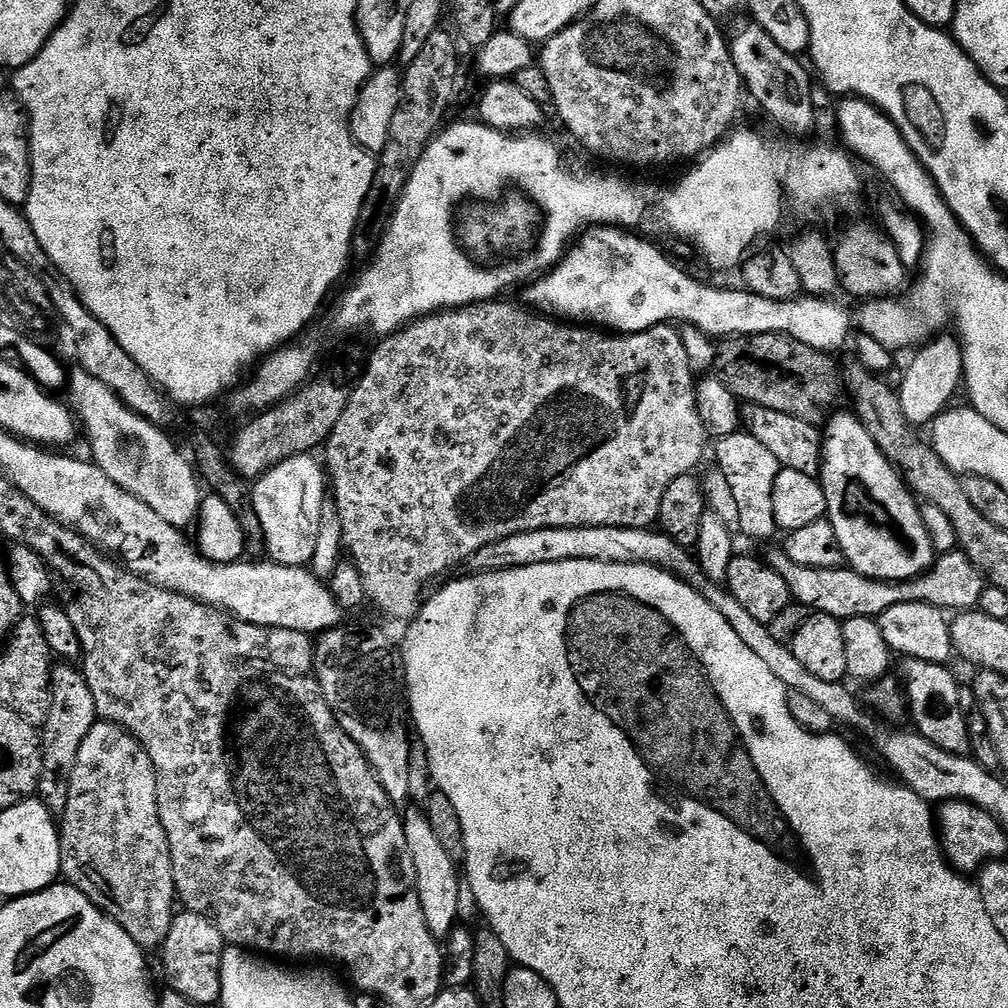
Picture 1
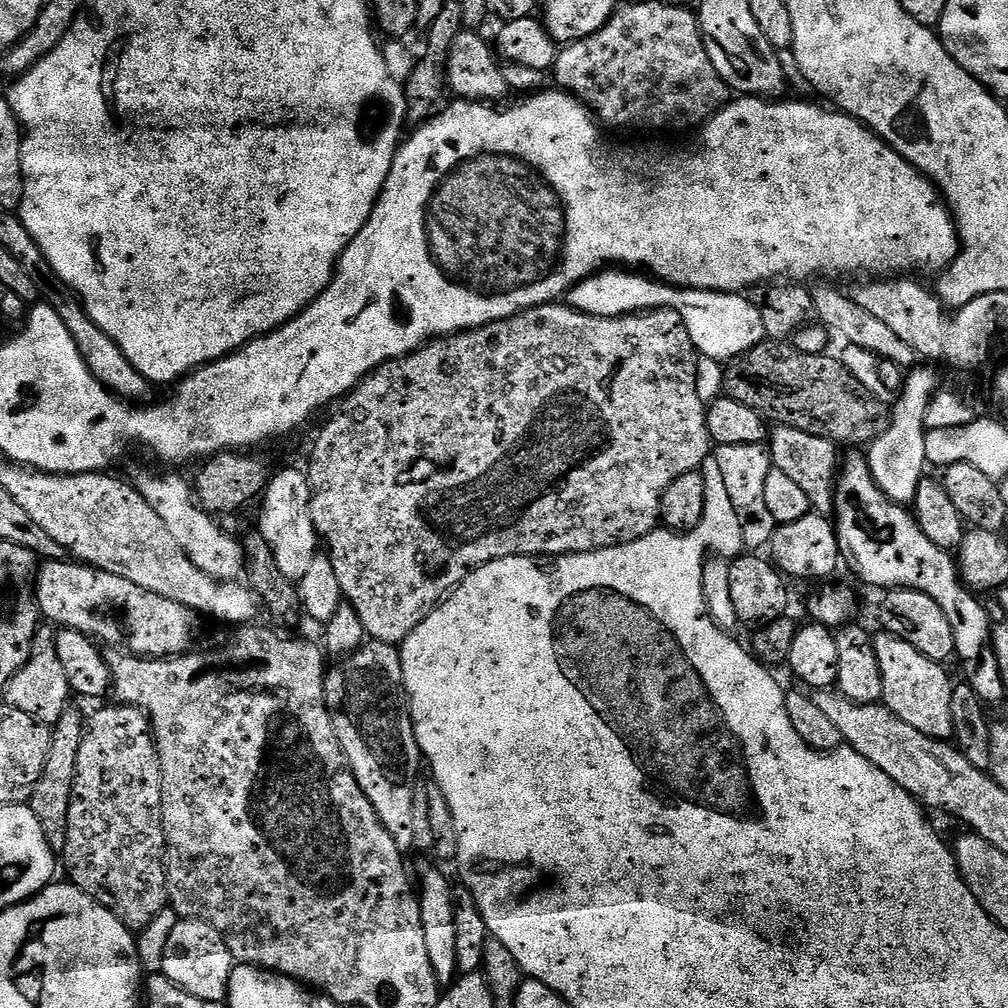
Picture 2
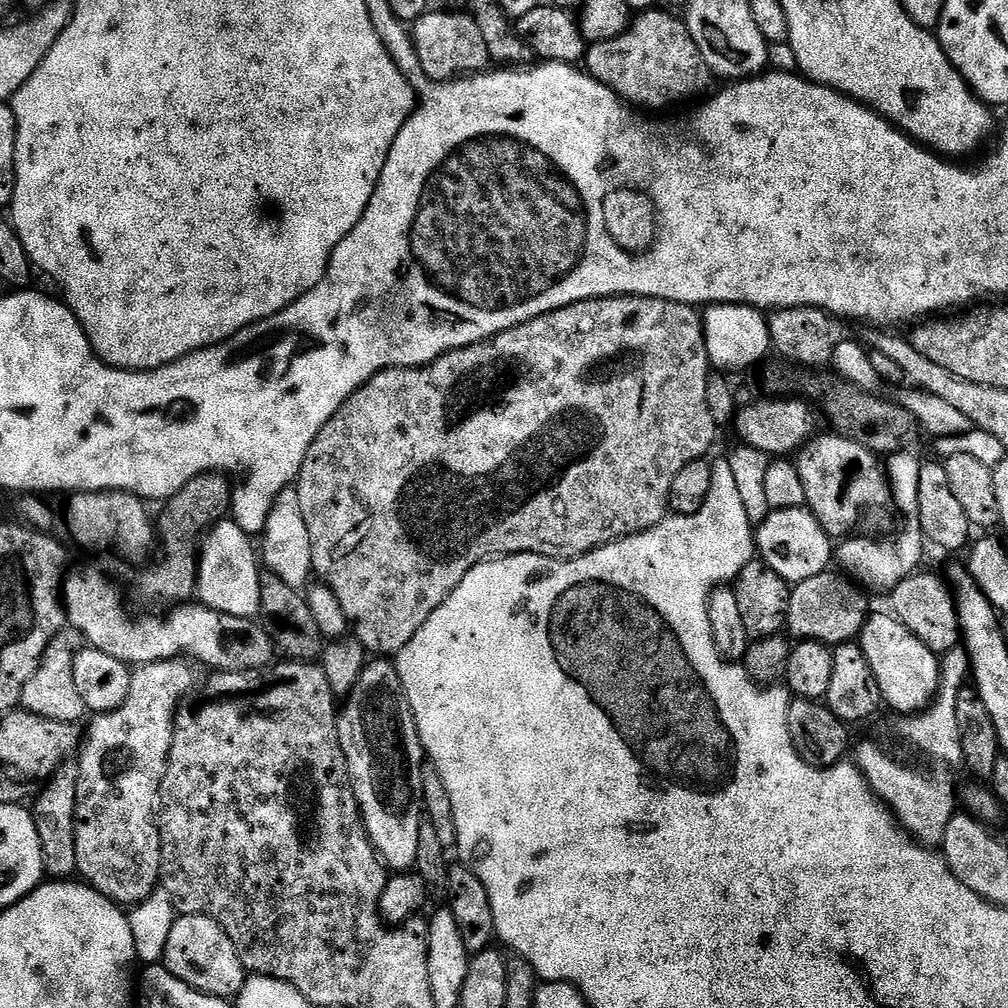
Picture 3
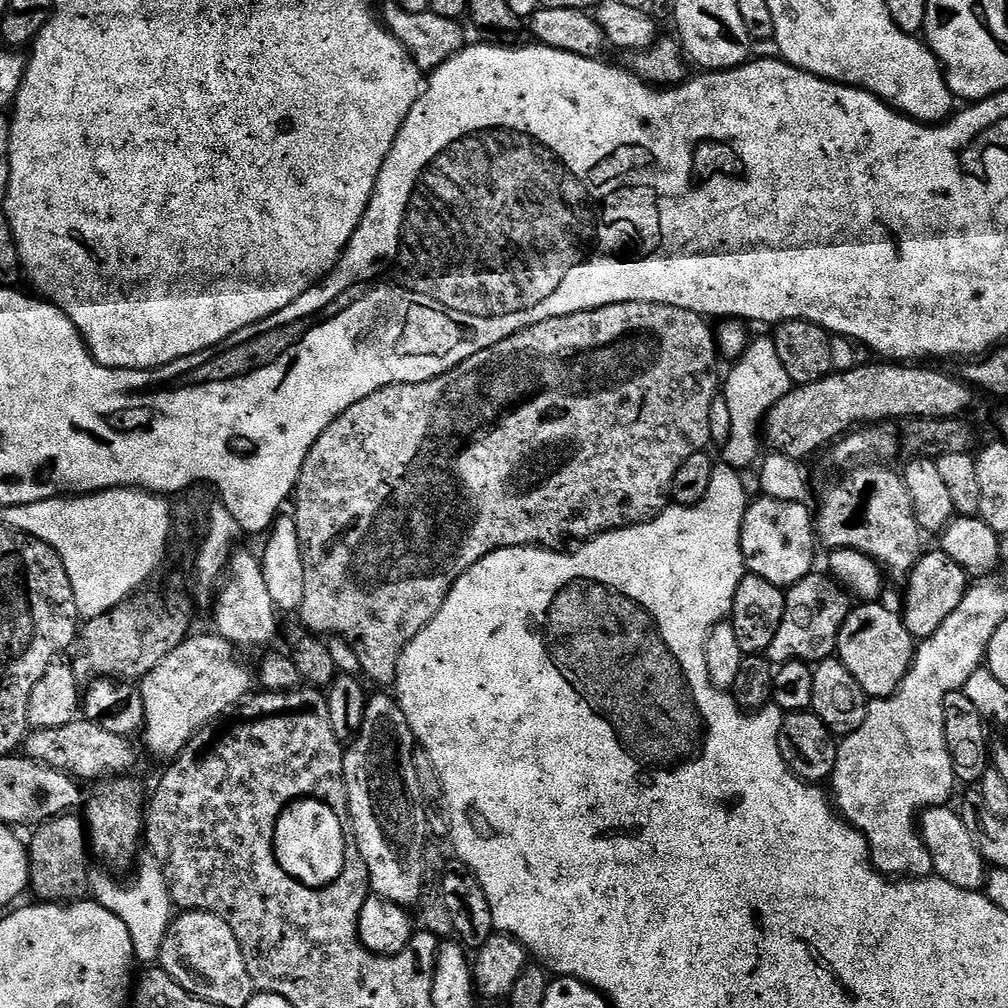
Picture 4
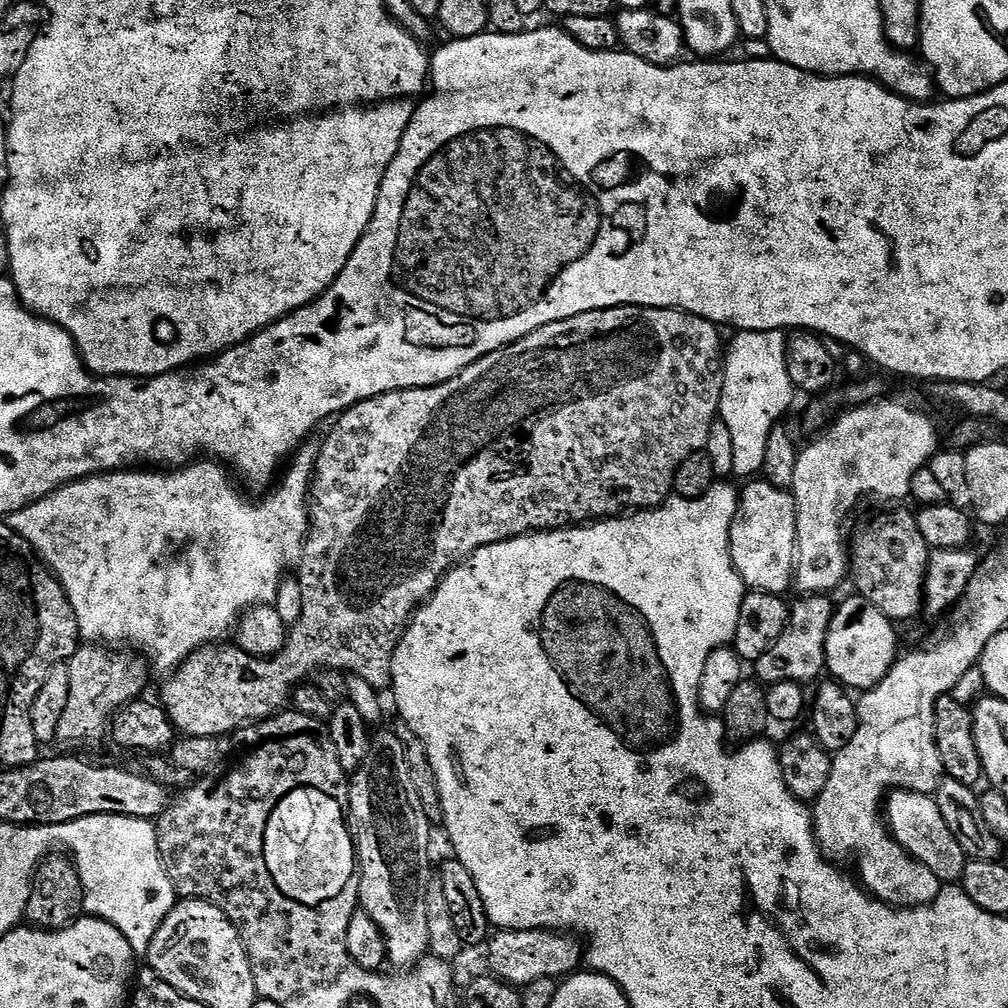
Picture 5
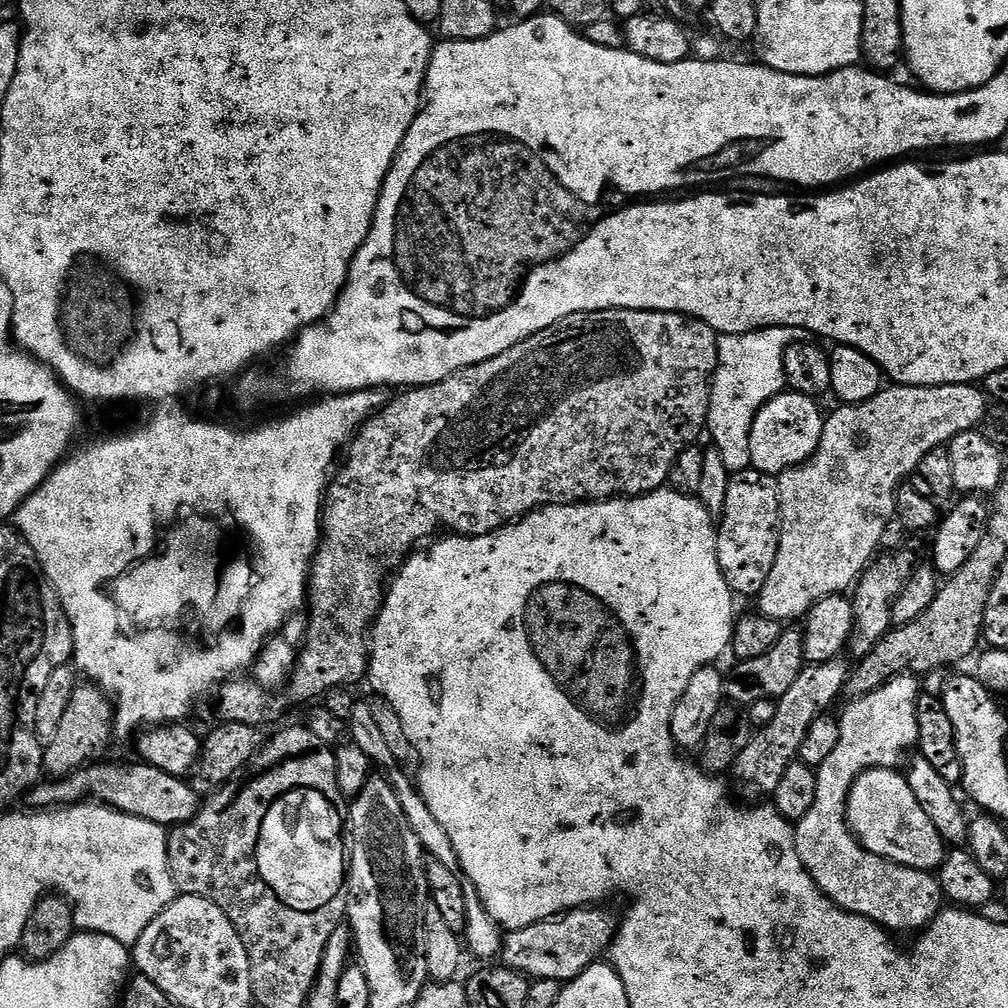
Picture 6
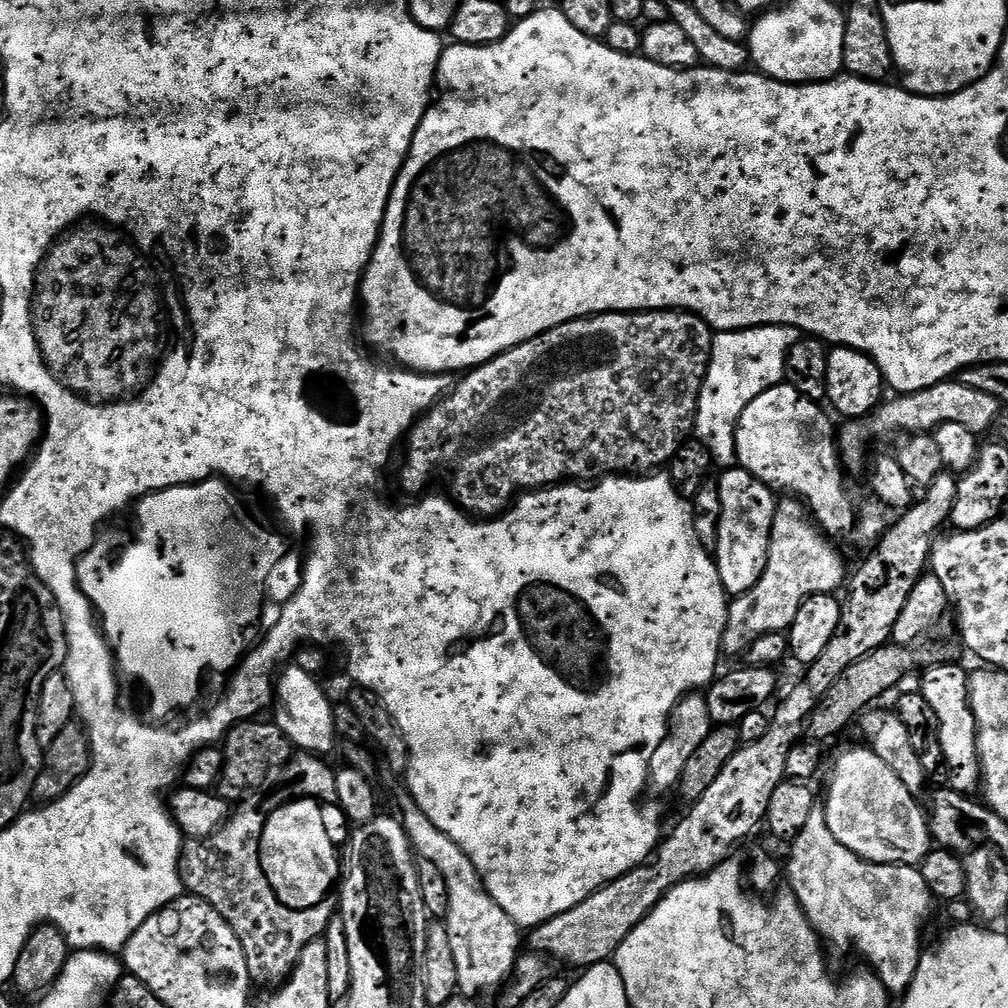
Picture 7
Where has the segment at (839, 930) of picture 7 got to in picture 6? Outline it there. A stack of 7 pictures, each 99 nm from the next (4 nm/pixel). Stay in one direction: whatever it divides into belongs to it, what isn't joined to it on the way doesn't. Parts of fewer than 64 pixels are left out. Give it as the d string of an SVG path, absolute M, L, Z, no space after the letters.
M915 675L896 676L868 695L853 699L853 704L844 713L839 713L838 750L834 750L834 754L830 754L830 758L826 758L826 762L822 762L822 766L816 769L818 795L814 798L814 806L810 806L810 814L806 814L806 818L795 821L794 824L798 854L821 892L830 897L840 908L870 918L892 934L897 934L896 932L916 934L927 928L945 907L946 897L944 891L940 889L939 879L932 872L908 868L905 864L888 860L885 856L868 852L864 848L848 826L848 796L852 793L856 779L864 772L869 772L872 768L899 769L901 767L899 764L905 763L904 755L919 745L918 697L922 692L919 682L921 681Z

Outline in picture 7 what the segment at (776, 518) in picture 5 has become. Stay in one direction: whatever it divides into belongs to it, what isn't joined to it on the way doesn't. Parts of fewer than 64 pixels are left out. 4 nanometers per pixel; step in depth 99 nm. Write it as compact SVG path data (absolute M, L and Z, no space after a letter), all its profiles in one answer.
M739 466L723 469L719 473L718 481L722 514L718 522L718 542L714 549L714 559L725 592L728 593L729 597L735 598L746 594L746 590L754 587L758 578L762 578L762 570L766 570L766 558L770 550L770 530L774 526L778 496L773 489L767 488L758 478L754 478L754 474L750 474L746 469Z

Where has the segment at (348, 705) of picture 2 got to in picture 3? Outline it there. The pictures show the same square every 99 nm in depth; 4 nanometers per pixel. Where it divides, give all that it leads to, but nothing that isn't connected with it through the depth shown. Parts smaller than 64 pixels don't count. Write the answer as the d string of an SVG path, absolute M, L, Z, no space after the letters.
M372 658L365 663L362 674L354 686L354 690L343 701L336 717L336 729L340 745L344 751L344 757L348 763L348 778L352 786L352 793L356 795L356 804L360 808L360 819L364 822L364 830L368 834L368 840L372 847L376 849L377 856L393 873L404 874L415 869L418 858L418 838L420 837L420 821L424 816L424 803L422 802L422 765L426 760L426 753L420 746L420 735L416 729L416 719L412 713L412 708L408 705L407 698L404 697L404 687L400 684L400 675L396 672L395 663L388 658Z

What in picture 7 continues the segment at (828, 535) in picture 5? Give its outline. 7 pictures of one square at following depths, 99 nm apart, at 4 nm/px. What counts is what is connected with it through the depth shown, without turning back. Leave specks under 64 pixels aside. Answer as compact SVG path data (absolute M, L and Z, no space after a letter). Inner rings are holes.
M941 382L917 392L905 392L892 399L896 400L885 399L867 416L849 419L844 424L845 428L839 429L838 451L843 467L849 473L863 470L871 440L888 440L891 436L899 437L901 434L928 434L944 423L952 422L961 423L970 431L983 434L987 428L989 431L995 425L1002 407L1000 401L990 398L990 394L982 394L982 390L970 390L970 386L959 382ZM784 498L776 505L774 526L770 530L770 550L762 578L746 594L735 597L728 605L722 652L725 657L747 653L749 646L762 634L787 633L806 598L823 592L832 594L846 584L844 560L836 553L833 541L813 521L805 505L796 498Z

